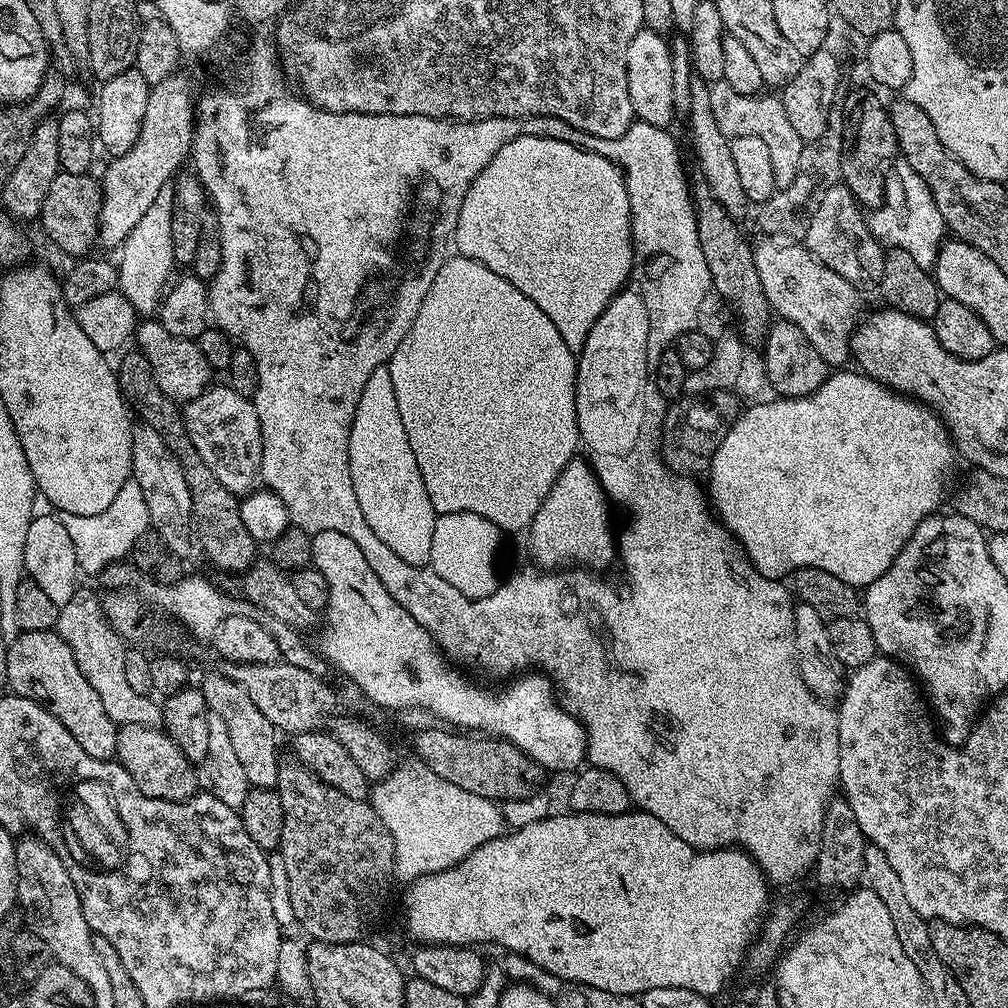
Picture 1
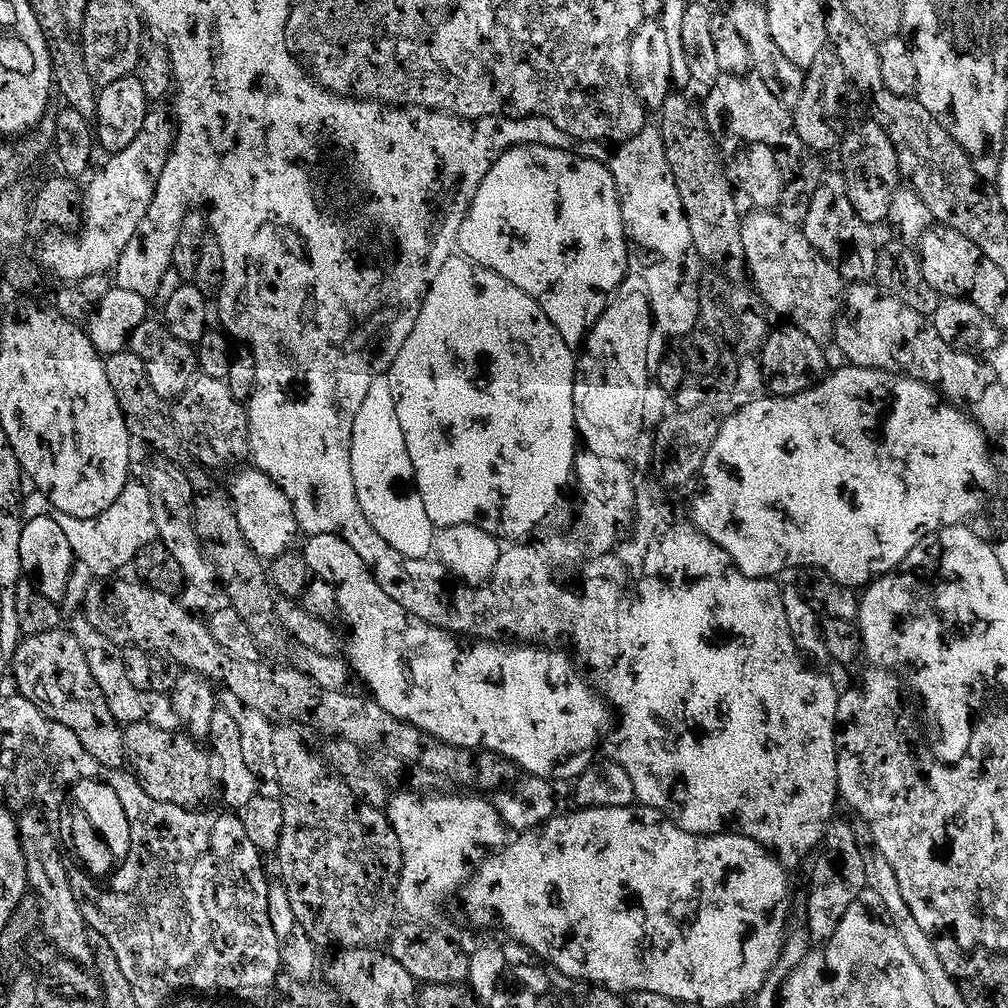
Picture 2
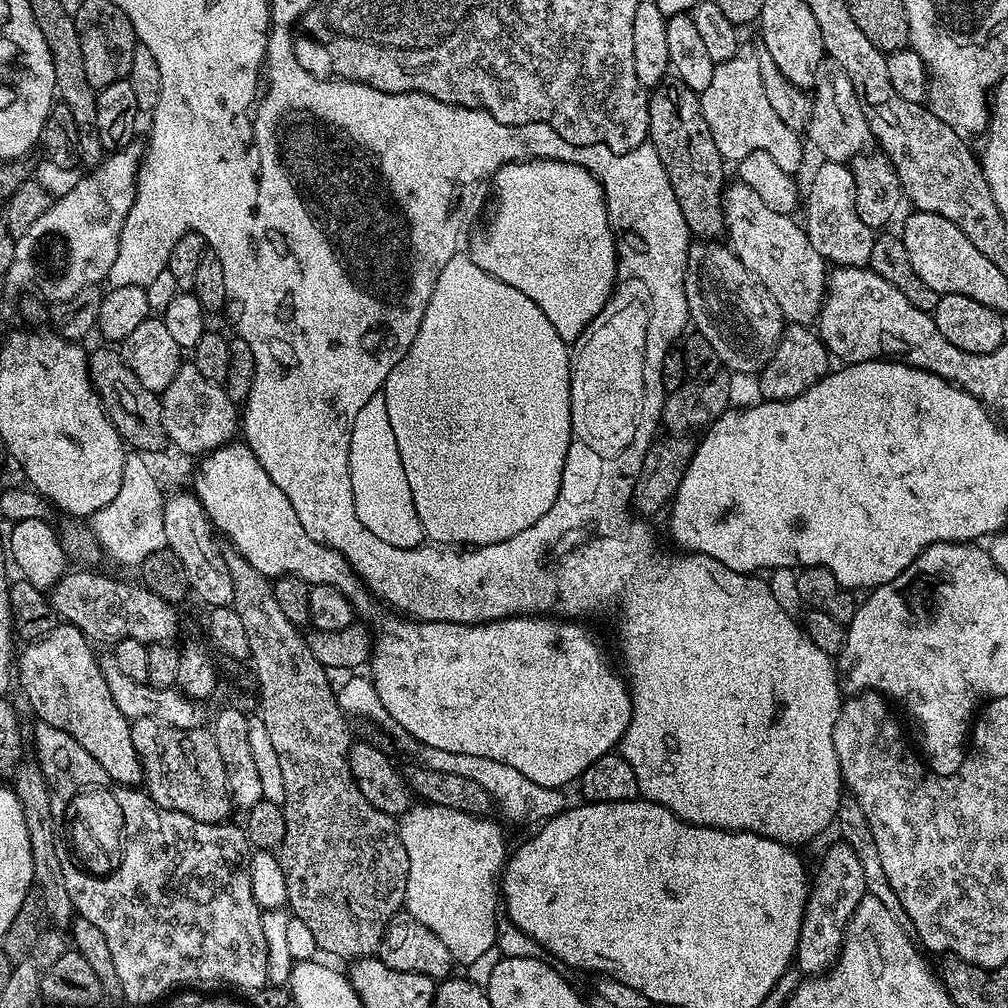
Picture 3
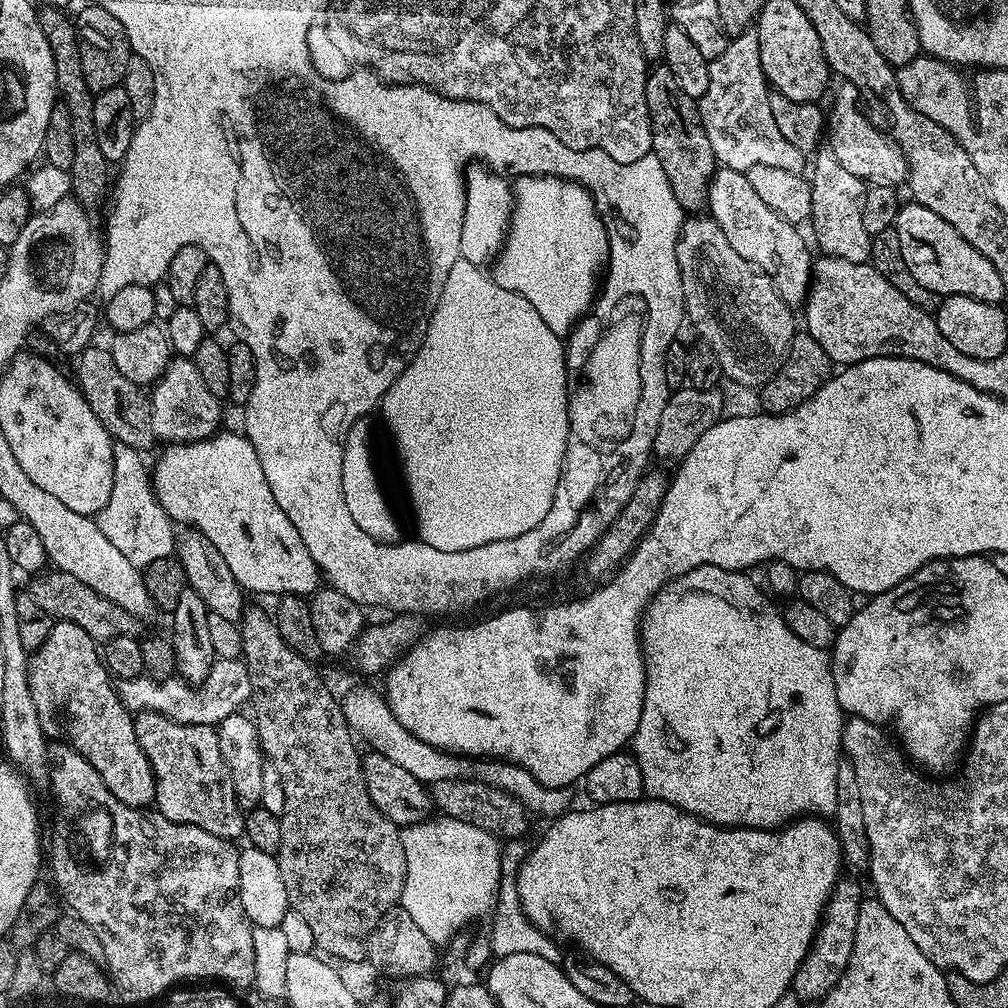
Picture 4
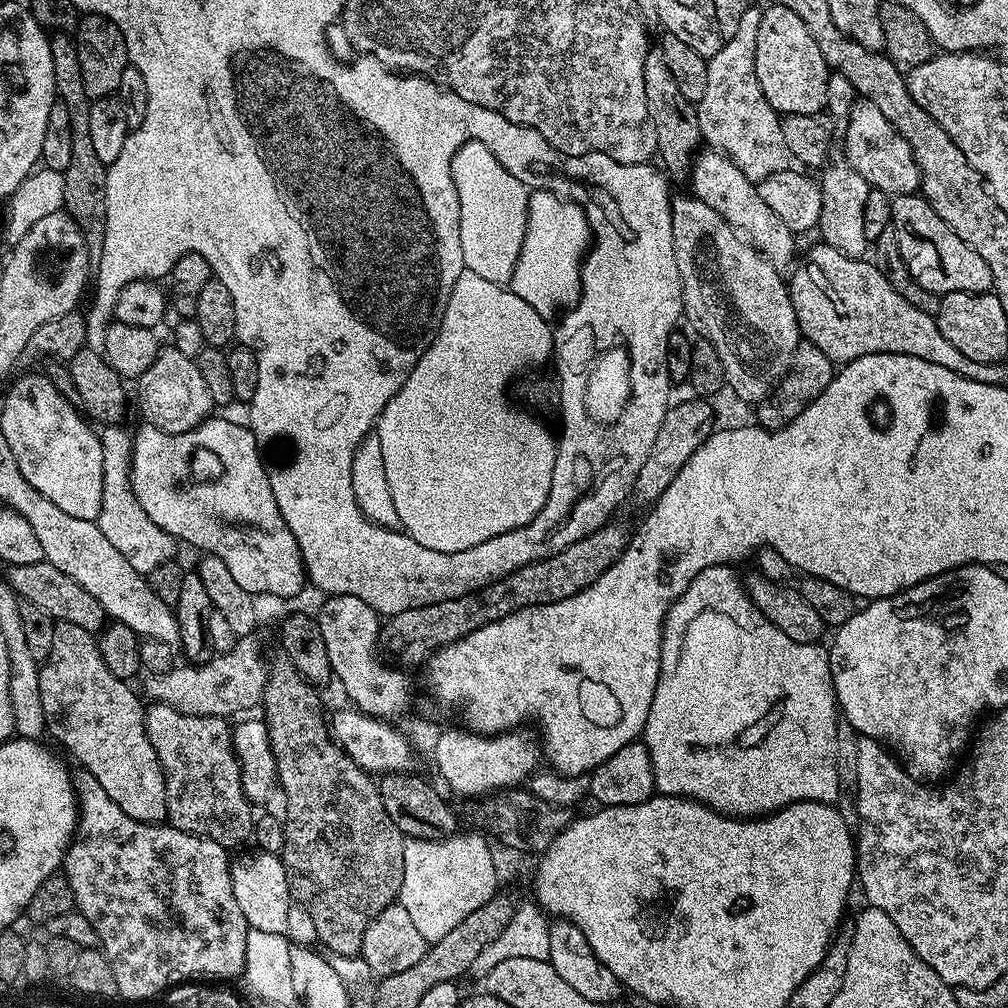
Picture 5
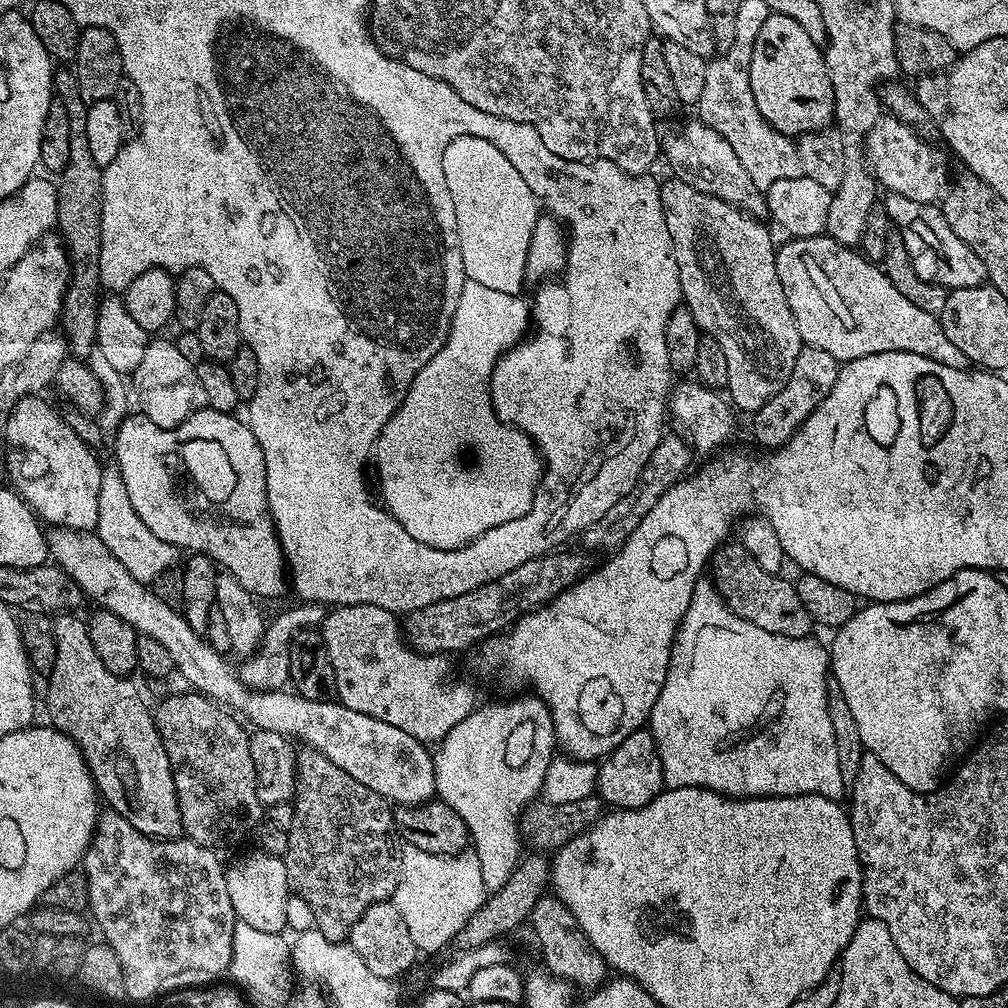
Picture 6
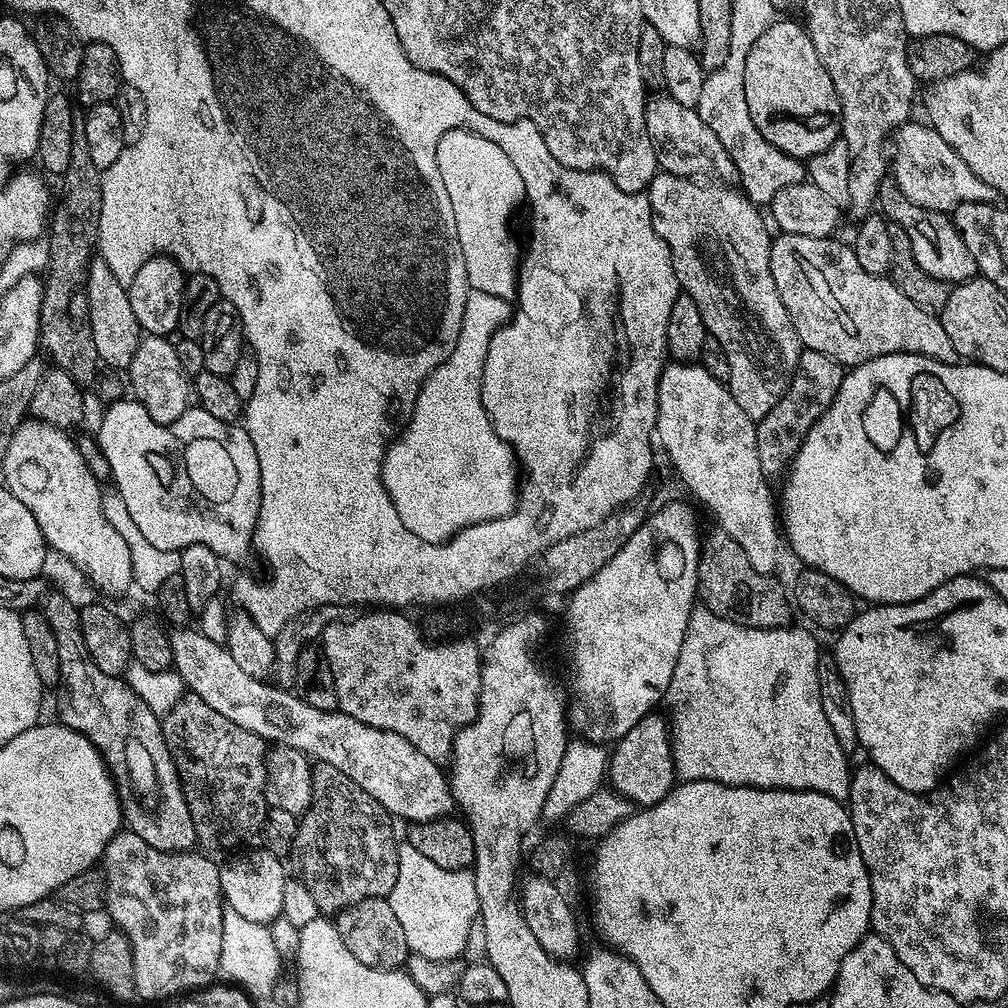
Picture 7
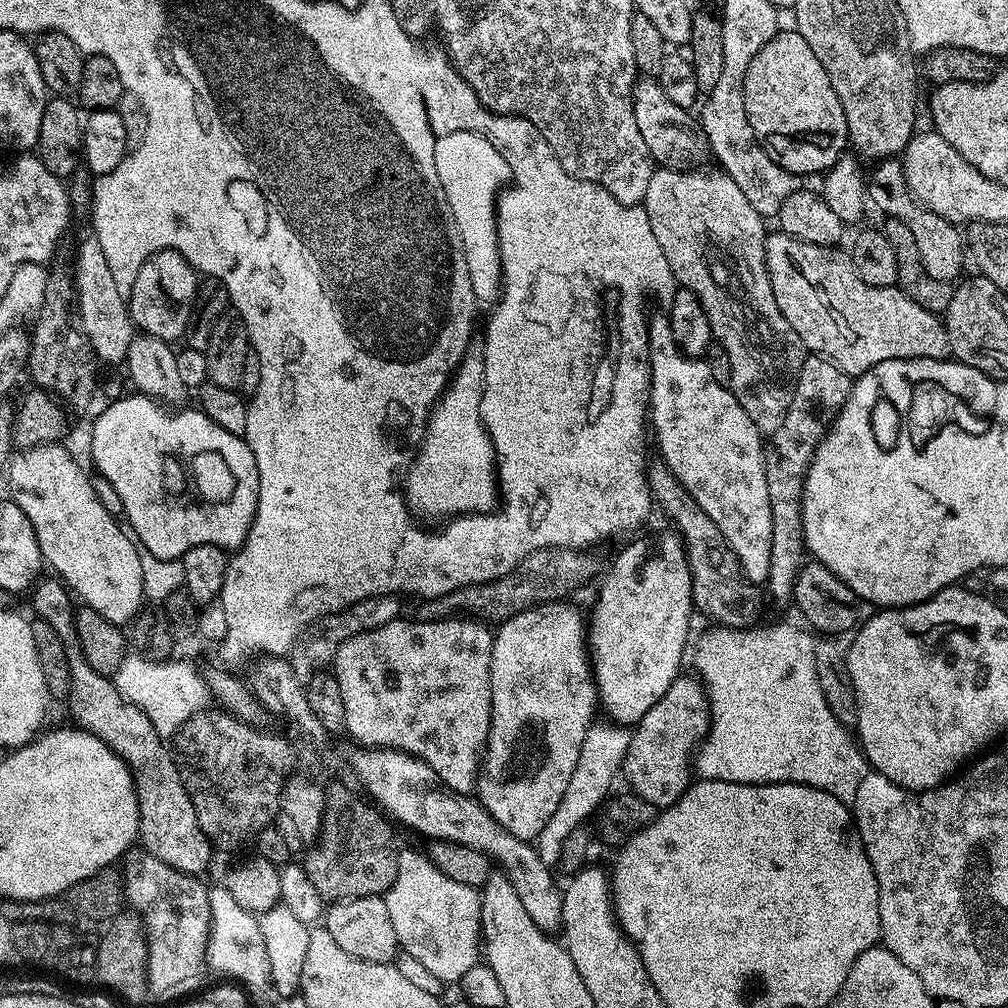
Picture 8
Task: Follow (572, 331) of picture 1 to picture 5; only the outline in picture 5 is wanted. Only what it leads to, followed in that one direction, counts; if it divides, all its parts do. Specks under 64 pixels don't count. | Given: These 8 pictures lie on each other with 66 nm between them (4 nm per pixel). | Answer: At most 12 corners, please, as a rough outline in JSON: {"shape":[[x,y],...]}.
{"shape":[[533,191],[512,292],[545,318],[580,298],[592,229]]}

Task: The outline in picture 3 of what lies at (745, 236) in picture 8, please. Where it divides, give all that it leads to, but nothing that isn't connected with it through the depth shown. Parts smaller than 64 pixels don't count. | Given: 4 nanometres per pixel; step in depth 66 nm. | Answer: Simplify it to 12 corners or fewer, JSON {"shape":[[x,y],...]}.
{"shape":[[689,243],[691,327],[759,373],[786,323],[727,243]]}

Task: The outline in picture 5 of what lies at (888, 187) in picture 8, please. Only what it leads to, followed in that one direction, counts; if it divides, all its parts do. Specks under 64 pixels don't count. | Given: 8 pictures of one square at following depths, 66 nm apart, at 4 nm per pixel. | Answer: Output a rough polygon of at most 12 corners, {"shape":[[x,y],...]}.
{"shape":[[923,195],[893,196],[890,226],[918,286],[993,291],[990,266]]}

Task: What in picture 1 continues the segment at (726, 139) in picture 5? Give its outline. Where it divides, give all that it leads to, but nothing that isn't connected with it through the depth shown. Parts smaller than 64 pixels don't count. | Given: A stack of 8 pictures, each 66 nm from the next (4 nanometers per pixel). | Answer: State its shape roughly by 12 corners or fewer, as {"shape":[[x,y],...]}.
{"shape":[[709,87],[718,126],[770,149],[777,189],[790,186],[805,141],[779,95]]}

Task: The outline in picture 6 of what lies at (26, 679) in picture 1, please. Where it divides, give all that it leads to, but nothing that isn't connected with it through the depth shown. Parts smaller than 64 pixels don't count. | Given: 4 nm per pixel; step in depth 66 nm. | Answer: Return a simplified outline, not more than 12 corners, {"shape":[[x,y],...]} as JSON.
{"shape":[[76,614],[53,619],[51,727],[134,830],[183,833],[166,746]]}

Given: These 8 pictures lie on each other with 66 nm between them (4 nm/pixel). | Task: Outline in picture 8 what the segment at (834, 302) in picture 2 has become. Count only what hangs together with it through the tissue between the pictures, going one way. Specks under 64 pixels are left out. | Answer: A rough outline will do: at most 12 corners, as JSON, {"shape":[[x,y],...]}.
{"shape":[[657,77],[632,87],[634,122],[662,168],[700,166],[708,139]]}

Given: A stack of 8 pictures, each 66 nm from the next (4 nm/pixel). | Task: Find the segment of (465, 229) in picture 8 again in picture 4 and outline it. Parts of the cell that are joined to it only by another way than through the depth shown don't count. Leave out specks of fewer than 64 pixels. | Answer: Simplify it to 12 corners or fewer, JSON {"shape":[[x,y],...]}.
{"shape":[[480,164],[464,174],[460,255],[499,255],[512,217],[509,181]]}

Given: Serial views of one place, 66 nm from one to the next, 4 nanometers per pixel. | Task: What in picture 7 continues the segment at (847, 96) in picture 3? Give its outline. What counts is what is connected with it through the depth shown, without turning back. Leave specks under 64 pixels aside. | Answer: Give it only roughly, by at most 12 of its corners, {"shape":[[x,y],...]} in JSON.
{"shape":[[927,123],[896,129],[890,172],[926,210],[983,204],[992,188]]}

